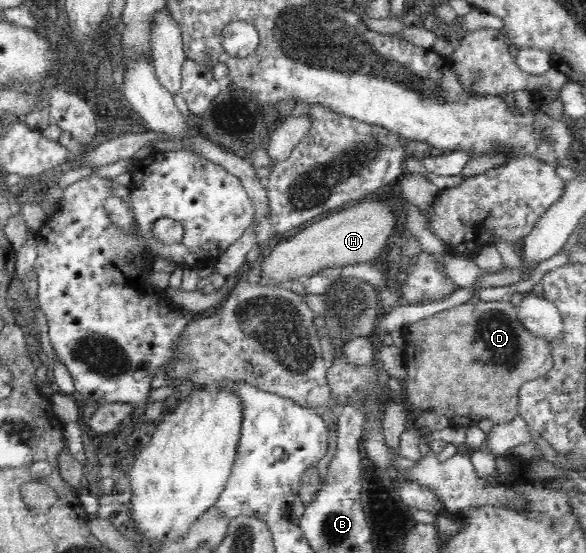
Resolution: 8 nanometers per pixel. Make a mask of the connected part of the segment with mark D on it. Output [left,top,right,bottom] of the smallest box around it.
[401,298,554,426]

